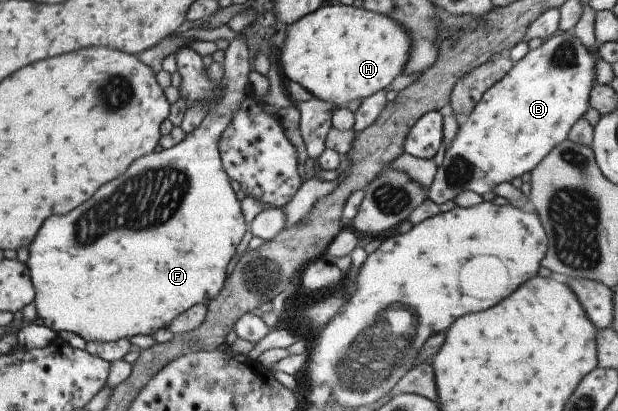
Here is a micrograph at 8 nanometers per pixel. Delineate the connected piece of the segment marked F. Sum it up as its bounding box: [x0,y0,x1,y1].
[25,36,250,342]

